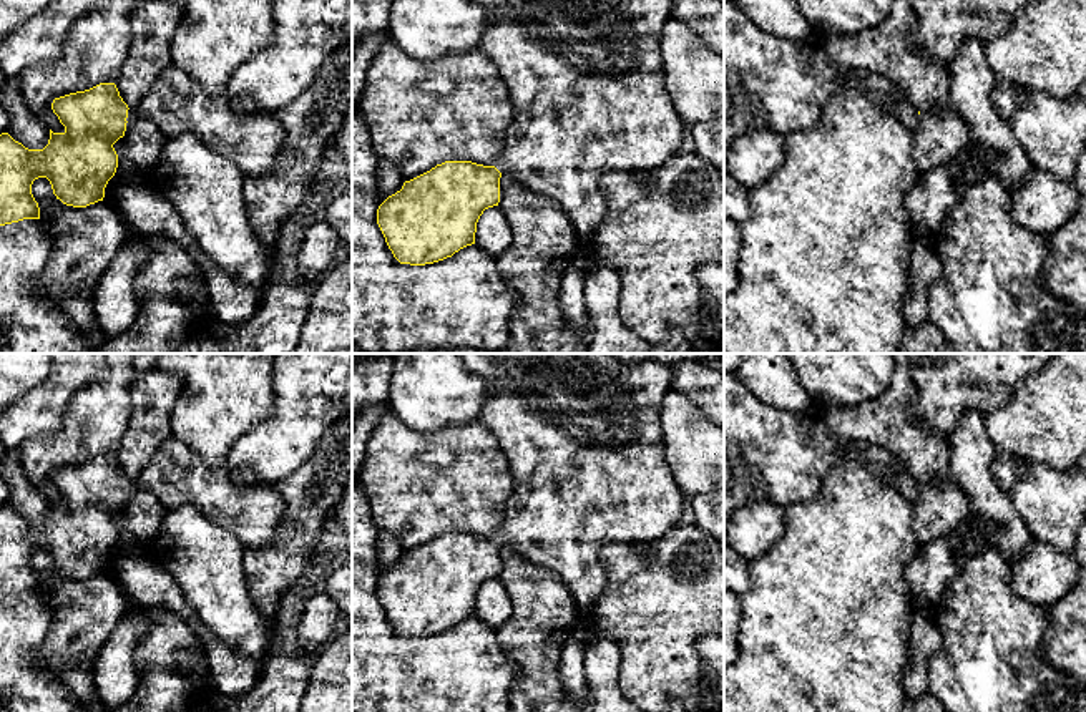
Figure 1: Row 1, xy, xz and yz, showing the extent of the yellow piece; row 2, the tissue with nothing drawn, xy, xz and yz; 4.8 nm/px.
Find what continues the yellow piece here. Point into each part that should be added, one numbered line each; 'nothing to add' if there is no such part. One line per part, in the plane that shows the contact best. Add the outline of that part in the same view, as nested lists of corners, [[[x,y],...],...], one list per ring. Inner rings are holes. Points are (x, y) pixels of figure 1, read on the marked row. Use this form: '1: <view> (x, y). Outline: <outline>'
1: xy (176, 103). Outline: [[[169,63],[126,121],[148,118],[166,136],[193,131],[208,148],[232,159],[244,176],[269,173],[284,144],[284,126],[272,111],[239,115],[227,93],[208,93],[193,76]]]

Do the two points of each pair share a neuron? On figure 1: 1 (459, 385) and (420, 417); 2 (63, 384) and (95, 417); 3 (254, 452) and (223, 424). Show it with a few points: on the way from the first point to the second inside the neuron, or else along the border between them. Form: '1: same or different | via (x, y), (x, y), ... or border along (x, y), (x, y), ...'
1: same | via (449, 394), (444, 394), (430, 407)
2: different | border along (107, 372), (73, 395), (58, 430)
3: different | border along (271, 415), (249, 429), (231, 447), (226, 463)

